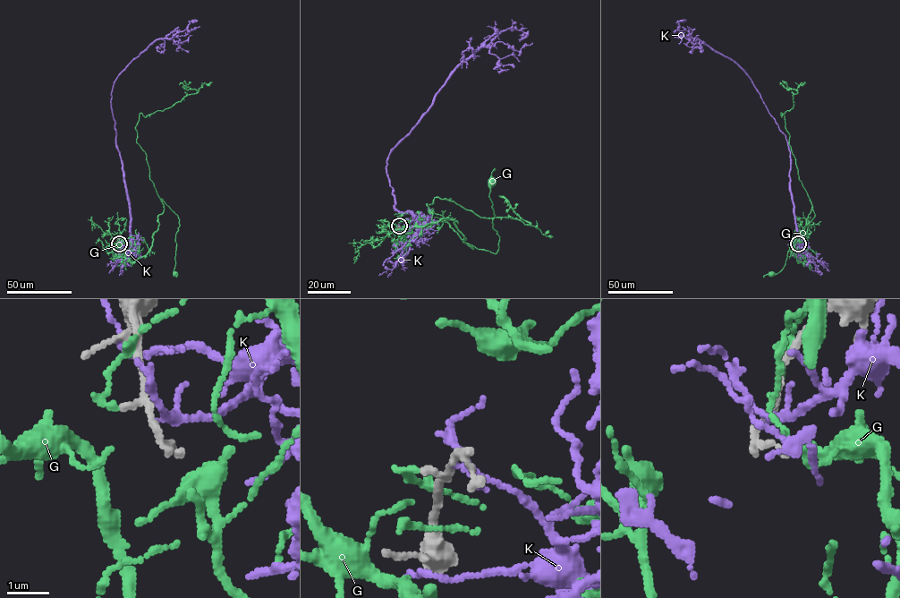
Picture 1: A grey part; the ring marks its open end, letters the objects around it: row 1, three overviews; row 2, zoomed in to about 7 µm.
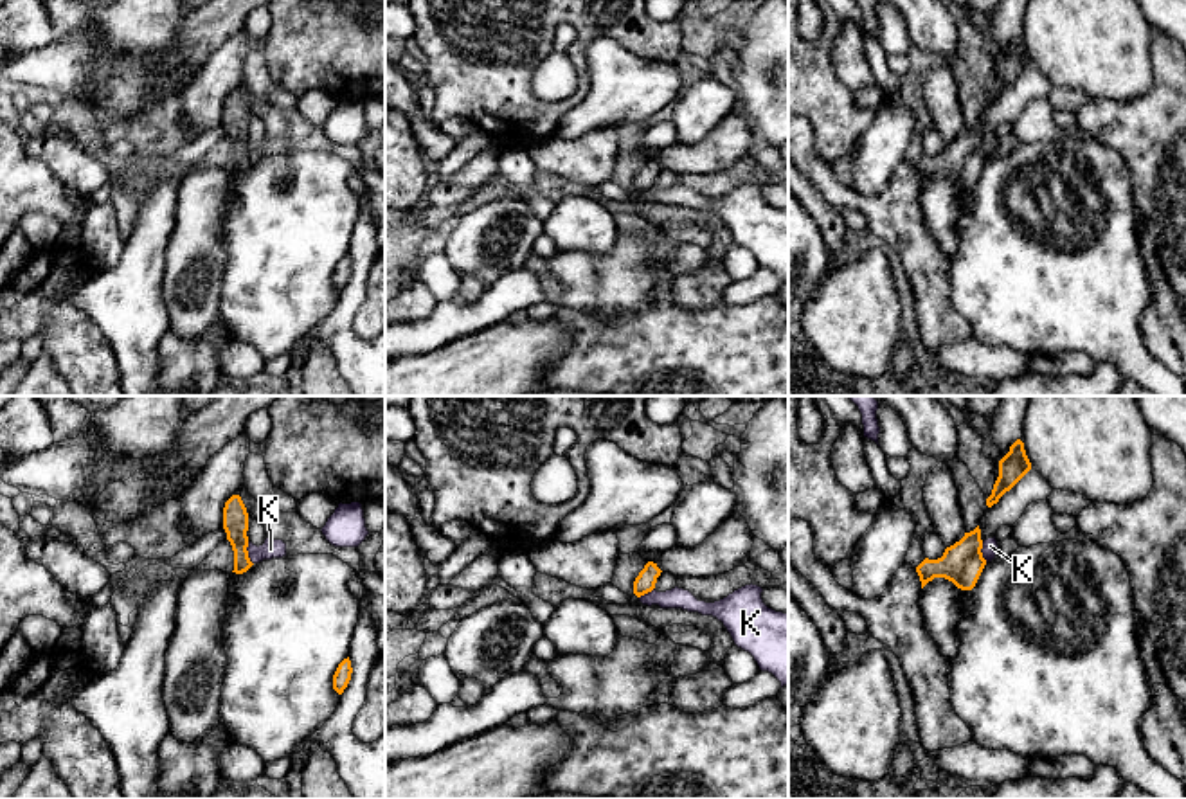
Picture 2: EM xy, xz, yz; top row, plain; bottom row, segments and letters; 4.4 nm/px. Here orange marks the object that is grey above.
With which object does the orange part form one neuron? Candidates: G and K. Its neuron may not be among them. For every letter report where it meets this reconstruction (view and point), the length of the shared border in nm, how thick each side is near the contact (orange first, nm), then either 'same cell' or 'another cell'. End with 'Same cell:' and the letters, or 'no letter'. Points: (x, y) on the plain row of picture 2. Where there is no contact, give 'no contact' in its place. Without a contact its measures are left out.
G: no contact | another cell
K: xy (247, 150) | 110 nm | 110/80 nm | another cell
Same cell: no letter

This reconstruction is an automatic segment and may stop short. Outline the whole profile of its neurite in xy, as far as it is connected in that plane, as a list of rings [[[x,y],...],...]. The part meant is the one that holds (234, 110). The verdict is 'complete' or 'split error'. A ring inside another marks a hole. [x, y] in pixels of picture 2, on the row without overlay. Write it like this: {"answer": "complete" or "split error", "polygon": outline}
{"answer": "complete", "polygon": [[[232,92],[223,104],[223,126],[234,148],[236,171],[247,169],[254,160],[248,155],[248,110],[239,92]]]}

